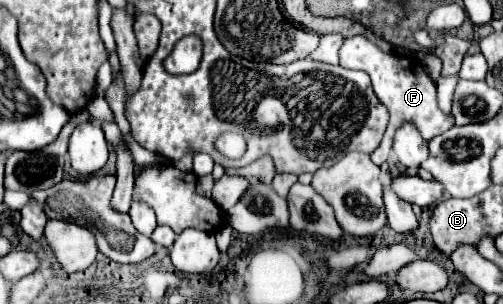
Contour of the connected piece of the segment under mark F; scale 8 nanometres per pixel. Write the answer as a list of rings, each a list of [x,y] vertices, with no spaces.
[[[354,35],[354,37],[346,39],[344,45],[342,45],[342,49],[340,49],[340,65],[342,67],[348,67],[348,69],[366,71],[370,75],[370,79],[372,79],[372,87],[376,91],[376,97],[386,105],[386,109],[390,113],[390,121],[388,121],[386,133],[382,137],[382,143],[370,155],[376,165],[382,165],[384,161],[388,161],[394,131],[398,129],[398,125],[402,121],[412,121],[418,127],[418,131],[422,133],[422,137],[426,141],[430,141],[432,137],[448,131],[454,125],[452,113],[446,115],[438,107],[438,101],[436,101],[436,85],[434,85],[434,81],[430,79],[430,75],[426,73],[426,69],[424,69],[424,65],[420,61],[406,59],[404,57],[404,65],[402,65],[402,57],[400,55],[390,55],[390,53],[382,51],[366,35]]]

